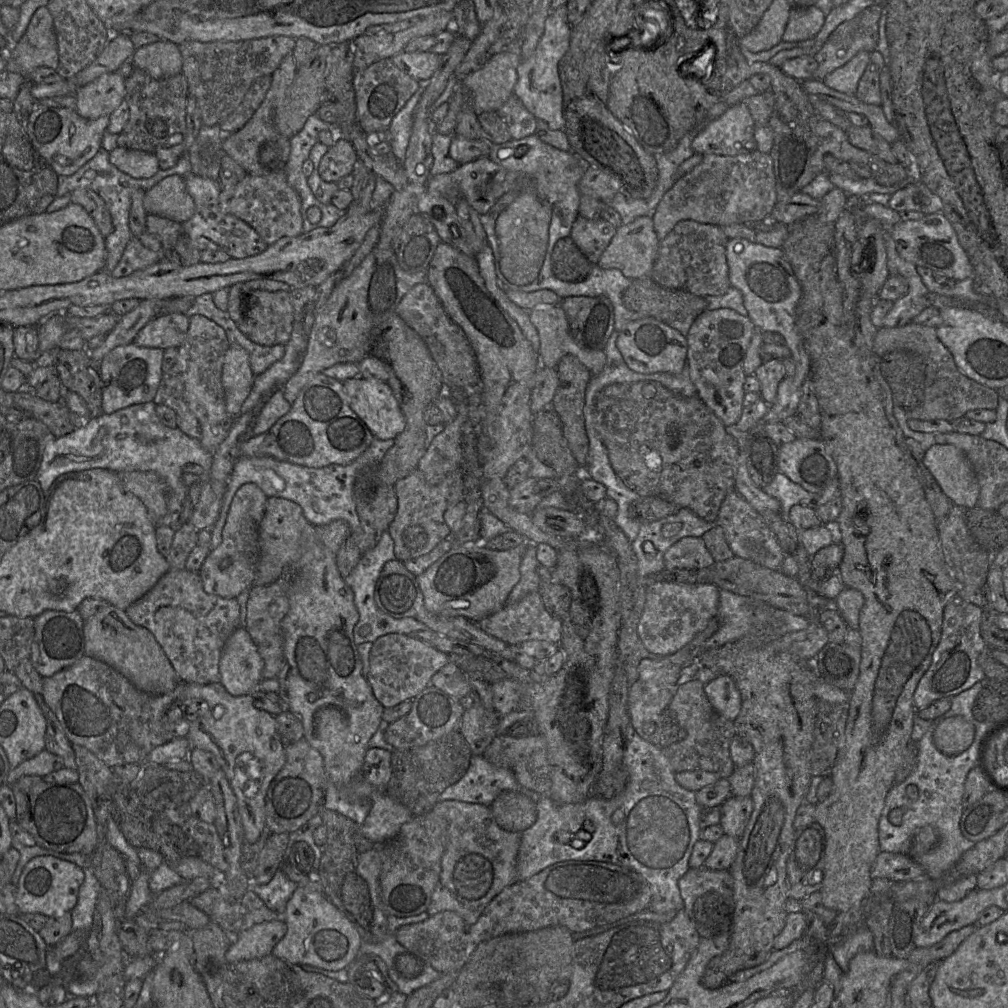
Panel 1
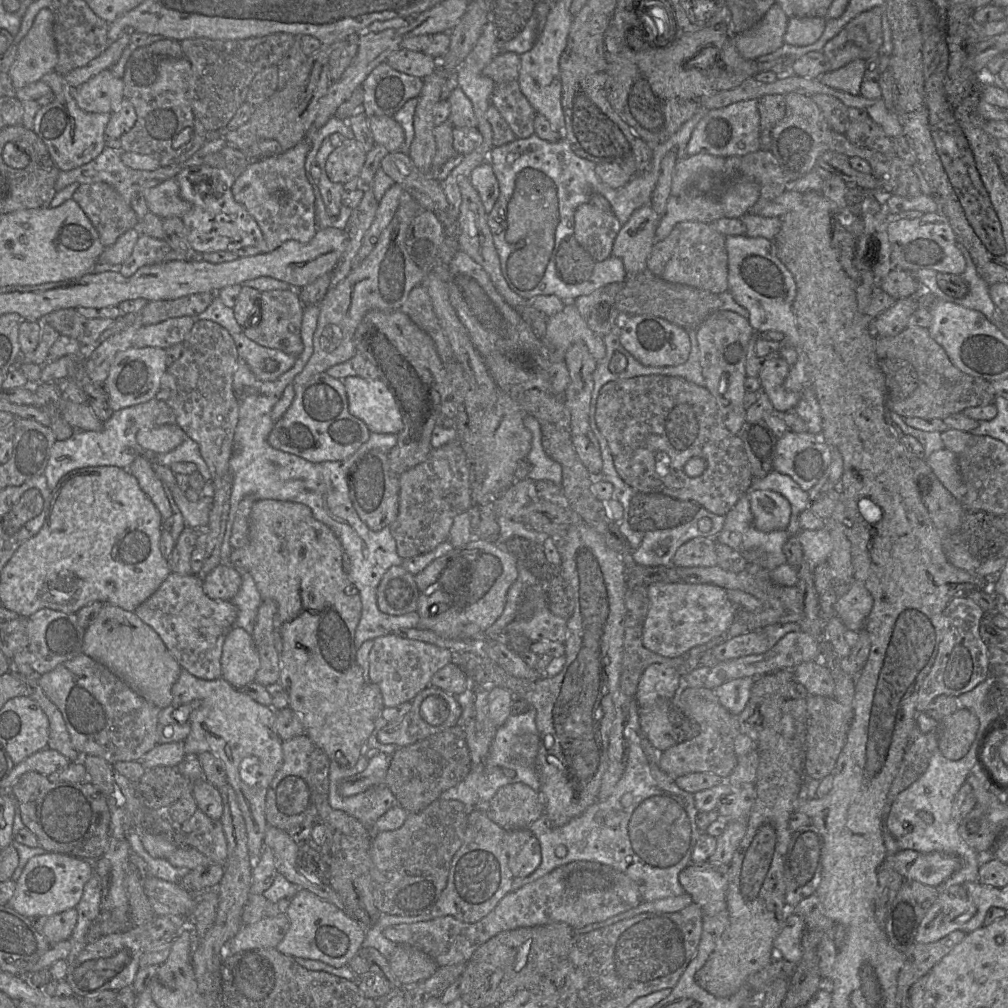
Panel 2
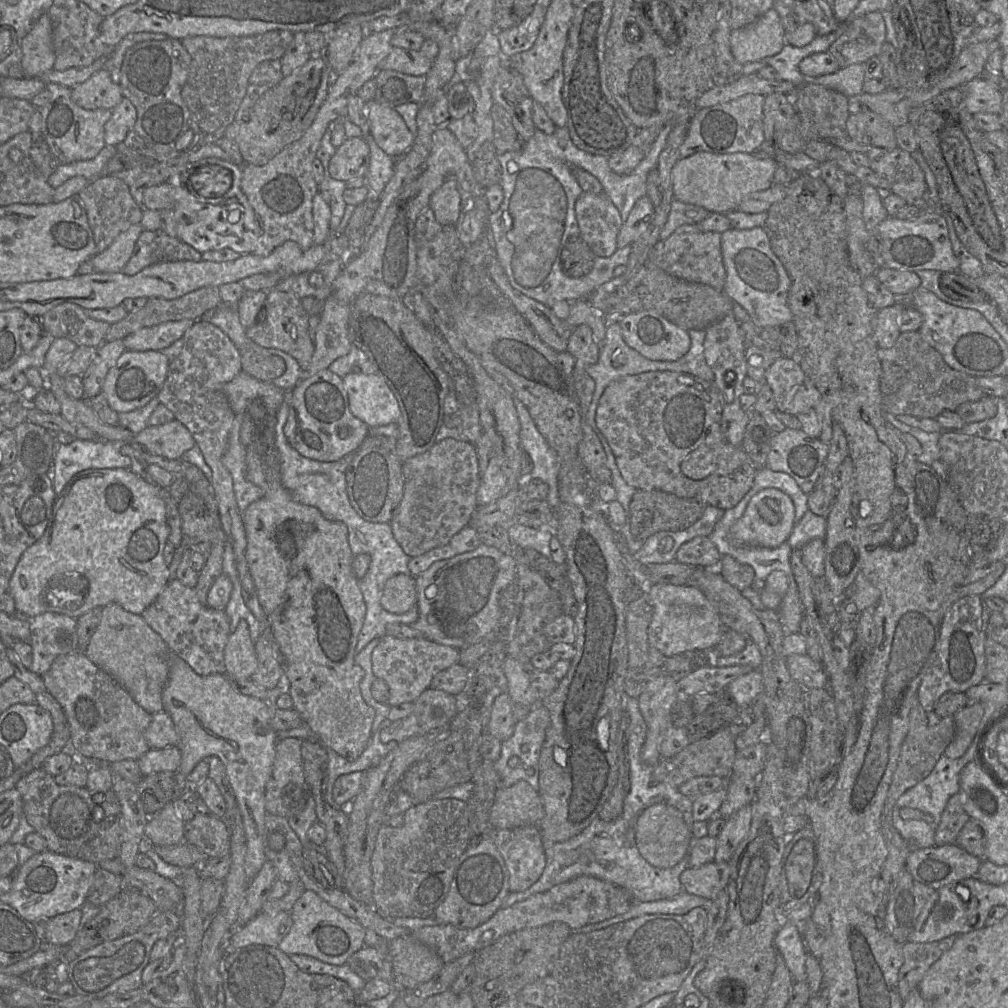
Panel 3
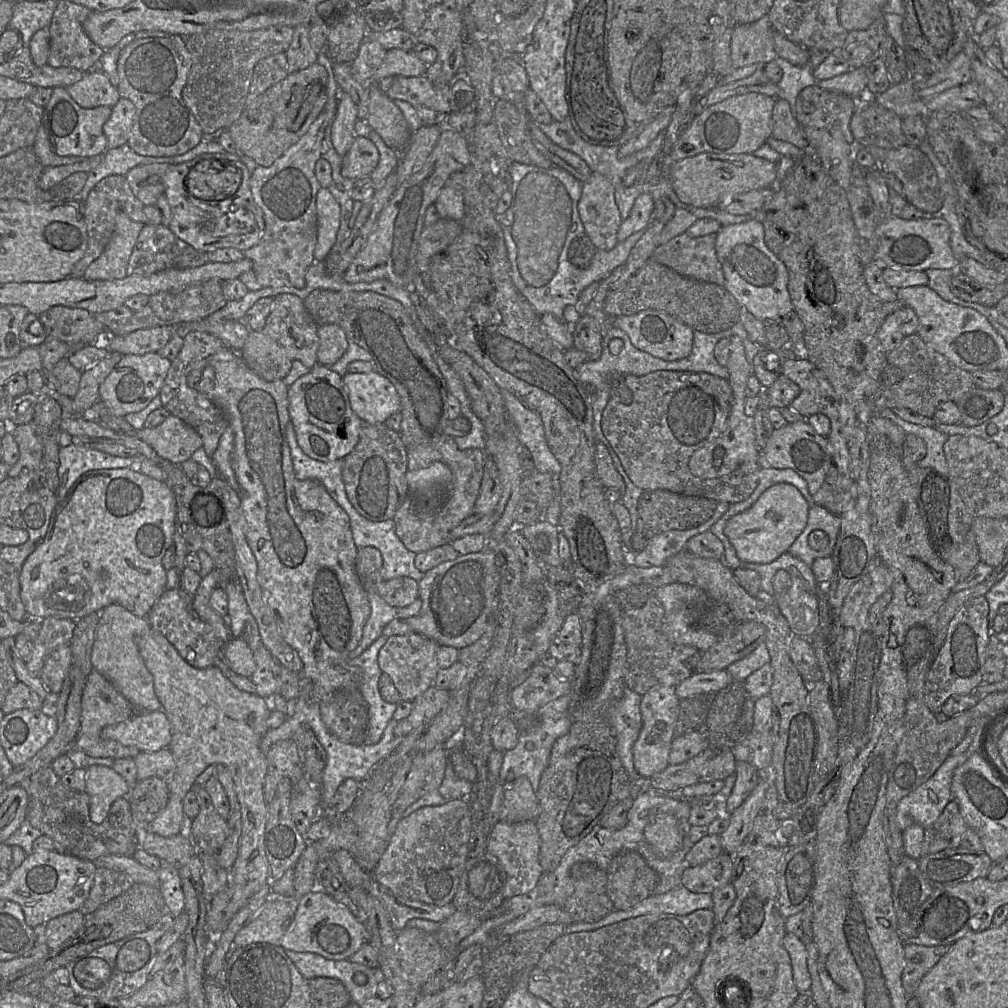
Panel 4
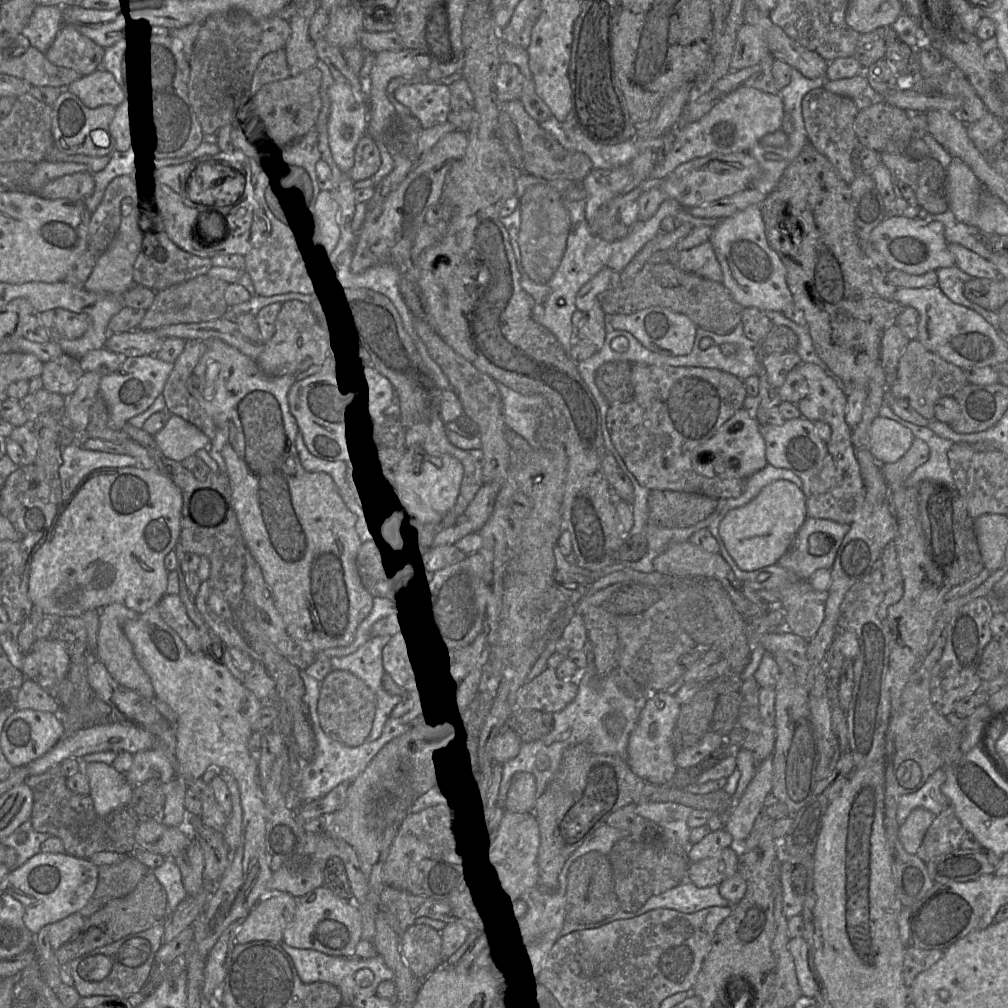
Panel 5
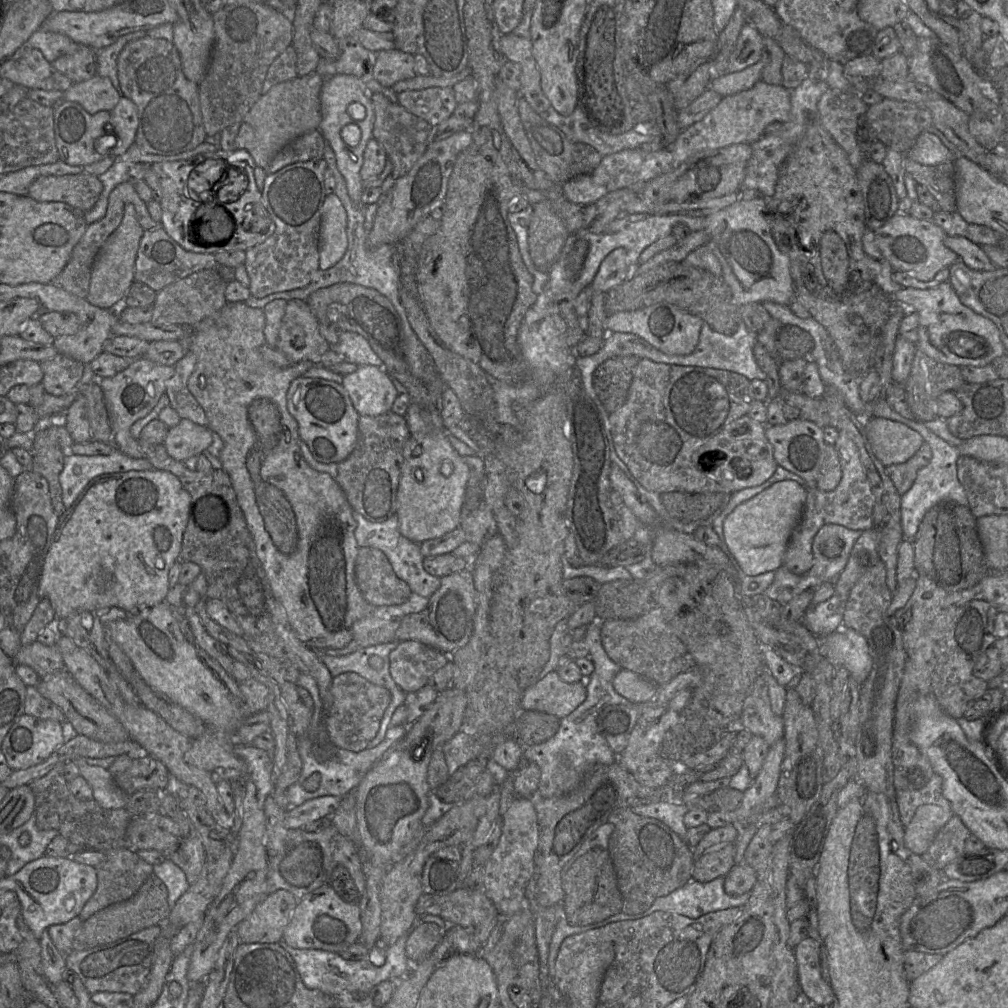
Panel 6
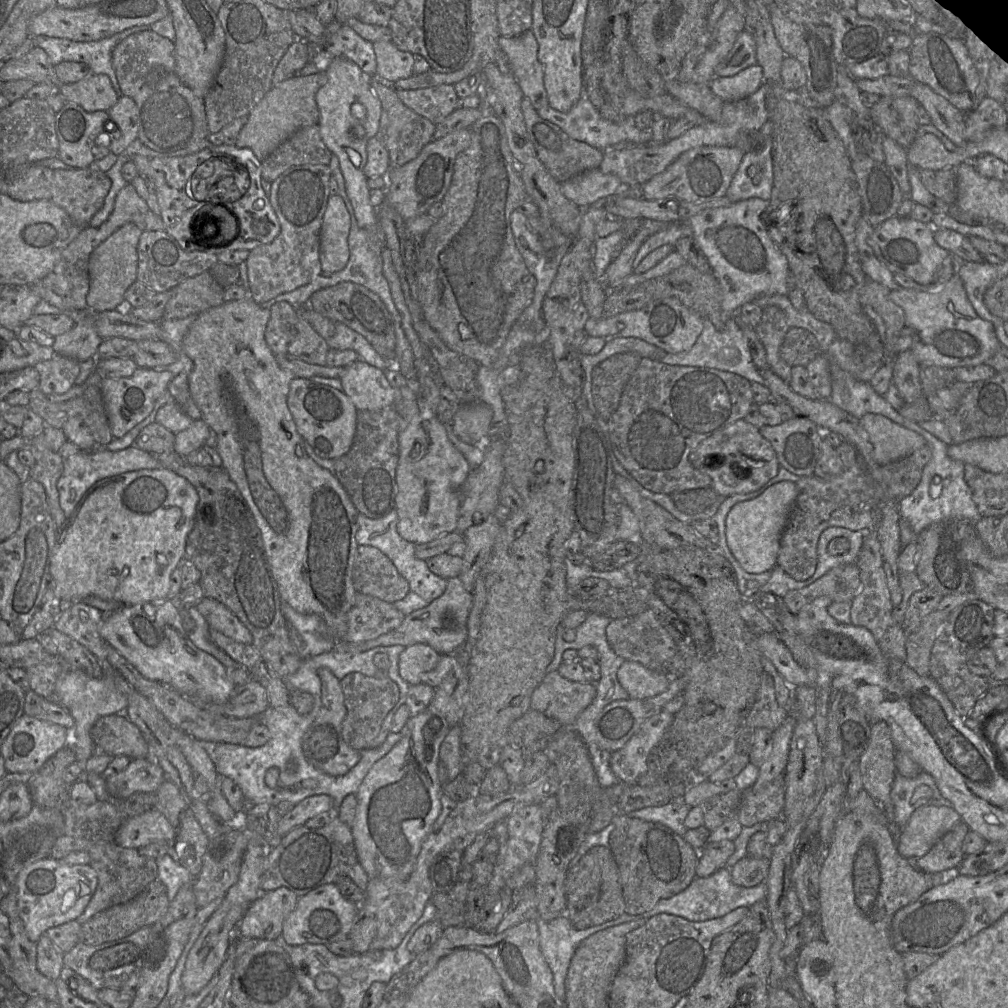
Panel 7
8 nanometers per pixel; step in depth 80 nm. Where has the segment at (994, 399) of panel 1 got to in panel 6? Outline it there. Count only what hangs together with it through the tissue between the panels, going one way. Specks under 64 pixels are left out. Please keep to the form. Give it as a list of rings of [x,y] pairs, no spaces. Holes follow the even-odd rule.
[[[917,350],[910,376],[903,385],[907,396],[907,404],[915,420],[924,423],[937,418],[935,409],[937,397],[948,391],[955,392],[964,383],[961,367],[938,362]]]

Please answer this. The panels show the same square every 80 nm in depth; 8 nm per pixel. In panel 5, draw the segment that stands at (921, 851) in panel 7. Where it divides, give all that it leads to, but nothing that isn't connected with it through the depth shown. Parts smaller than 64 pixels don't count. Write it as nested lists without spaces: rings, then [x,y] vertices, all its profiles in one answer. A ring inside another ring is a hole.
[[[925,808],[914,809],[898,830],[899,840],[911,855],[918,852],[924,836],[936,815]]]

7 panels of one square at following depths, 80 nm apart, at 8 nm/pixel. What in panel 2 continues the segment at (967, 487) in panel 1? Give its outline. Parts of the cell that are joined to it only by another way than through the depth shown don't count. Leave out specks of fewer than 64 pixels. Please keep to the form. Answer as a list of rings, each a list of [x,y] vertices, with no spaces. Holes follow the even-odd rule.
[[[942,448],[933,452],[927,458],[926,464],[942,485],[961,502],[965,494],[965,486],[955,454],[946,448]]]

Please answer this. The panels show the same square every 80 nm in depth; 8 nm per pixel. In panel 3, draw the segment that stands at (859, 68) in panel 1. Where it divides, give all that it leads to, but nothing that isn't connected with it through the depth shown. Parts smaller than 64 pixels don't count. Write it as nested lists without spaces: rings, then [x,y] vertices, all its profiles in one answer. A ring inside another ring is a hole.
[[[865,63],[852,64],[838,71],[819,76],[815,79],[807,79],[821,86],[838,91],[847,97],[858,96],[863,93],[865,76]]]

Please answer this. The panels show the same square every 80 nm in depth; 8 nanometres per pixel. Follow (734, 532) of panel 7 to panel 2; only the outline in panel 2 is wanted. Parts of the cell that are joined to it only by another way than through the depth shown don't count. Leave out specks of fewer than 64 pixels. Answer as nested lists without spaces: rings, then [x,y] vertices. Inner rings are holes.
[[[754,490],[748,494],[756,529],[762,532],[787,530],[791,505],[784,496],[772,490]]]

